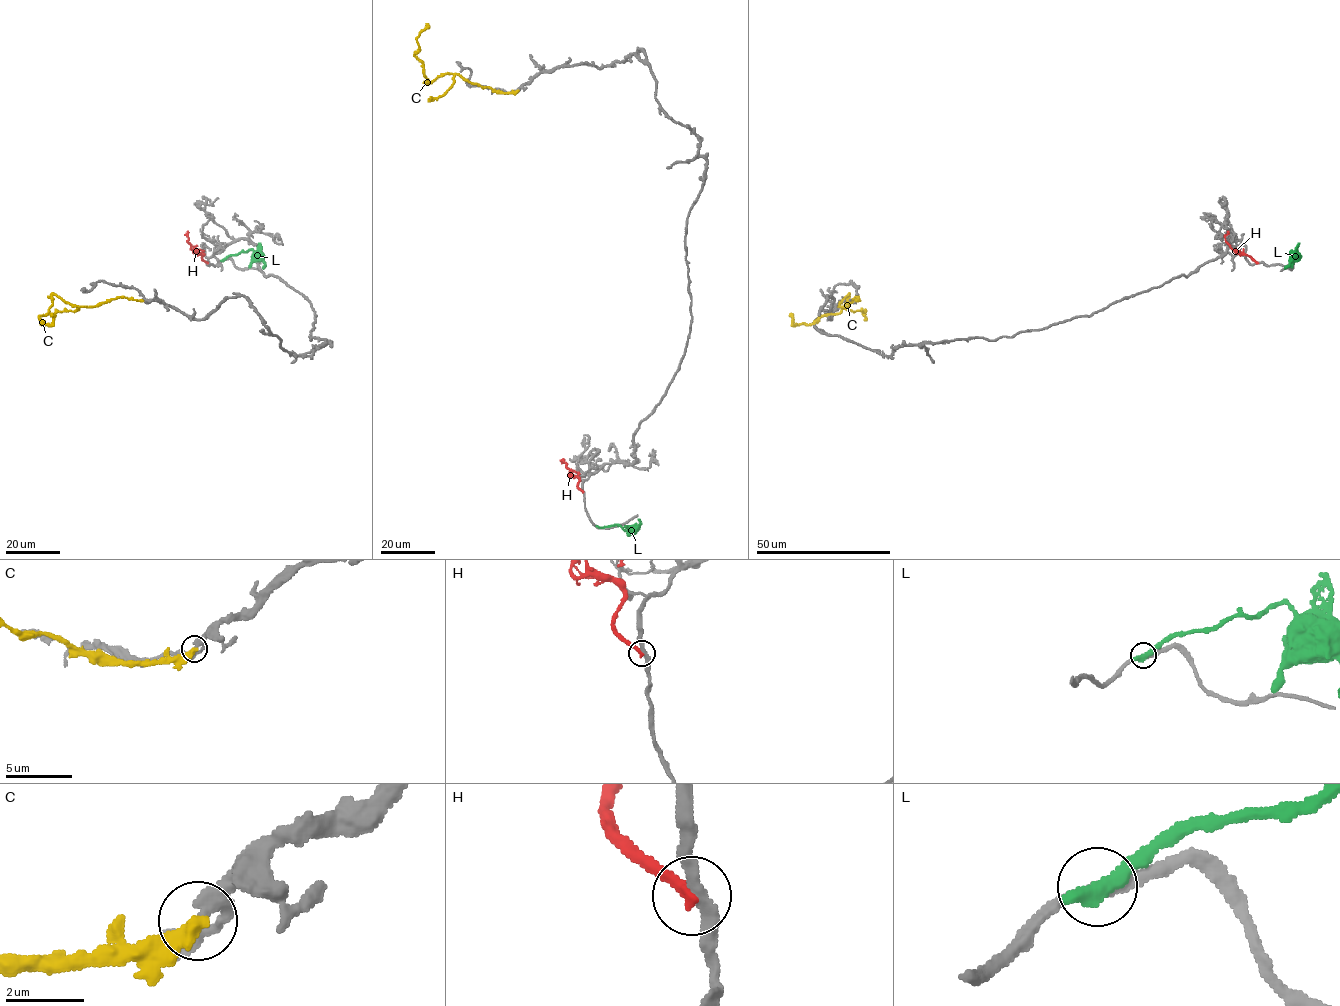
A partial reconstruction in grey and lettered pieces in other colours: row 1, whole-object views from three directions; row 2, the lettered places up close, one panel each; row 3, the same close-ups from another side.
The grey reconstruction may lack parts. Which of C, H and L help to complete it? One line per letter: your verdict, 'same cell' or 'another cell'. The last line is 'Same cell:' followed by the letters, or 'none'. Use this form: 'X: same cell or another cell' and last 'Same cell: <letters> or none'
C: another cell
H: another cell
L: another cell
Same cell: none

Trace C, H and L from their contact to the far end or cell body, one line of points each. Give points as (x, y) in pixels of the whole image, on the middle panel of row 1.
C: (518, 90), (493, 91), (457, 74), (427, 83), (414, 54), (416, 38), (427, 25)
H: (583, 492), (577, 487), (578, 478), (563, 461)
L: (598, 527), (619, 525), (627, 530), (638, 525), (638, 519)

